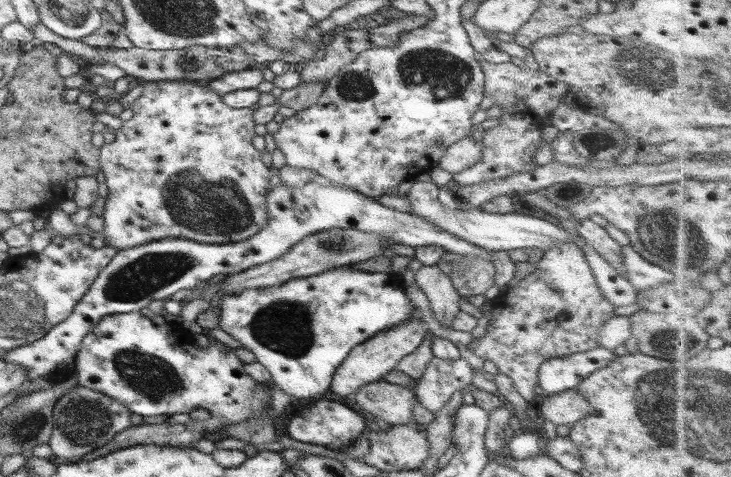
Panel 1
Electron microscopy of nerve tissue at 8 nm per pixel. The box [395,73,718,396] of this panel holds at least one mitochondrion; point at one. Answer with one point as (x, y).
(670, 238)

